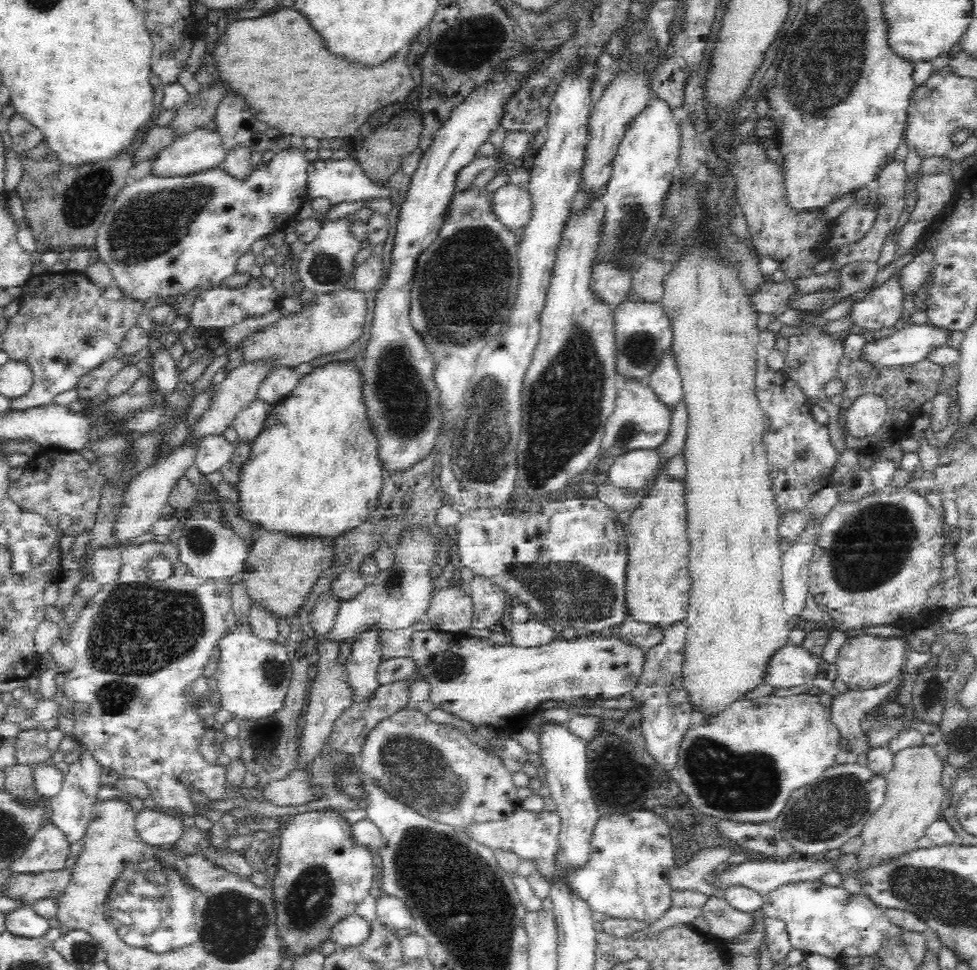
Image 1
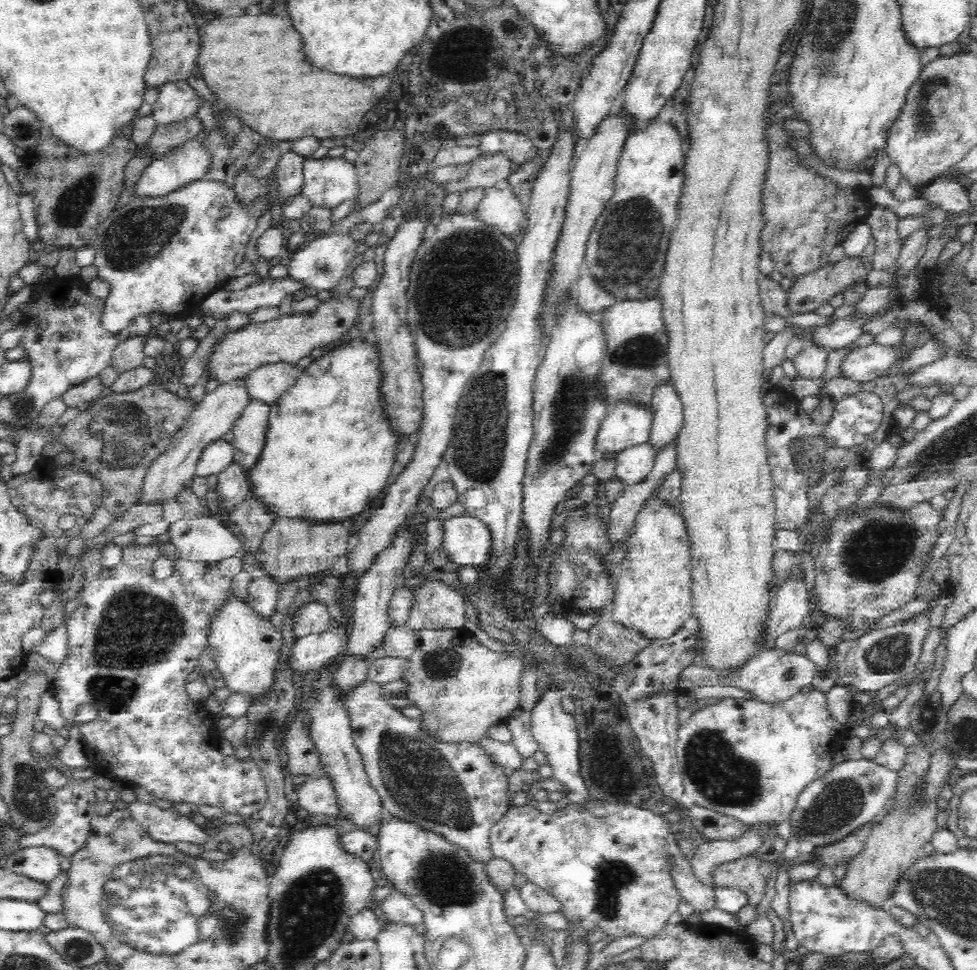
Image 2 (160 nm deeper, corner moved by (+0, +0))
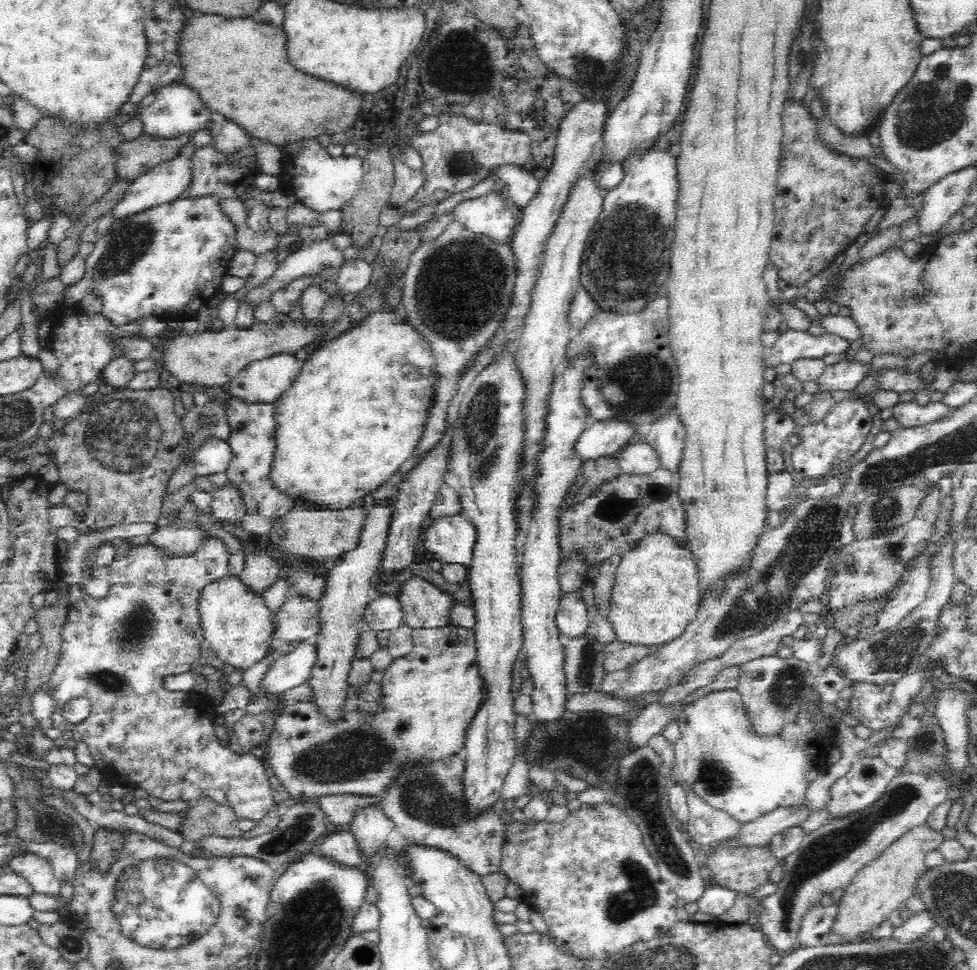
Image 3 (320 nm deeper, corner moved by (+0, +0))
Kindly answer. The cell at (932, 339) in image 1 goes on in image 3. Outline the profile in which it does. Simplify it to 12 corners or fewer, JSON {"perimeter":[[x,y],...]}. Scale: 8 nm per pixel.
{"perimeter":[[842,359],[818,380],[819,390],[857,390],[870,363]]}

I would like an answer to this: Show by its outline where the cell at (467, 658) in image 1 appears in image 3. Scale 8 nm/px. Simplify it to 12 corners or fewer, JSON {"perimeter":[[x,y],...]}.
{"perimeter":[[474,628],[411,631],[383,710],[282,707],[264,760],[294,800],[379,796],[464,748],[488,698]]}

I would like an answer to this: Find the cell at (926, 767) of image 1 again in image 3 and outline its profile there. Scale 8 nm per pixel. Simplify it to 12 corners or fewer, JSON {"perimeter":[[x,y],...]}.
{"perimeter":[[926,821],[856,872],[835,932],[847,943],[914,893],[941,831]]}

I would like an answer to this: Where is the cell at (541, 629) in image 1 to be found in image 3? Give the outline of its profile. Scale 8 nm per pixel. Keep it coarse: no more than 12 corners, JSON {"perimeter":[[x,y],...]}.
{"perimeter":[[580,591],[563,594],[555,614],[559,634],[585,634],[587,612]]}

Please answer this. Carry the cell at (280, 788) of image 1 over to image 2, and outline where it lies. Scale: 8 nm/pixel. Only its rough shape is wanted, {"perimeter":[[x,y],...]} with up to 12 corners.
{"perimeter":[[308,776],[296,788],[309,813],[340,817],[332,783]]}

